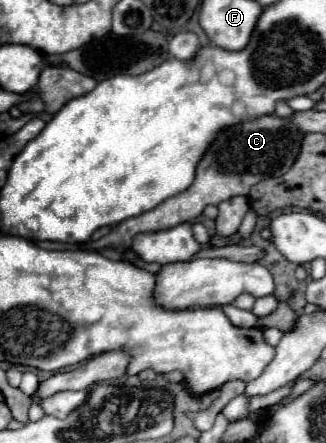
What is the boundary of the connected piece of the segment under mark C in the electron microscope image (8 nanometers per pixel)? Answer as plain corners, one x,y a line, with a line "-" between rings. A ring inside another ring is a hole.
263,115
257,119
243,121
241,125
225,127
217,133
213,143
207,147
205,155
201,157
197,165
197,175
195,181
189,189
183,193
177,193
163,203
159,203
155,209
125,219
121,221
109,235
97,239
97,241
87,241
83,245
79,243
53,243
53,241
39,241
37,245
43,249
87,249
87,251
101,251
101,249
113,249
117,253
125,253
131,249
133,237
137,233
153,233
153,231
165,231
171,227
177,227
181,223
189,223
197,219
207,205
219,205
221,201
233,197
233,195
247,195
251,185
267,179
267,161
269,161
269,177
281,177
289,171
293,161
297,159
299,153
299,141
303,133
297,131
289,121
283,121
275,115

